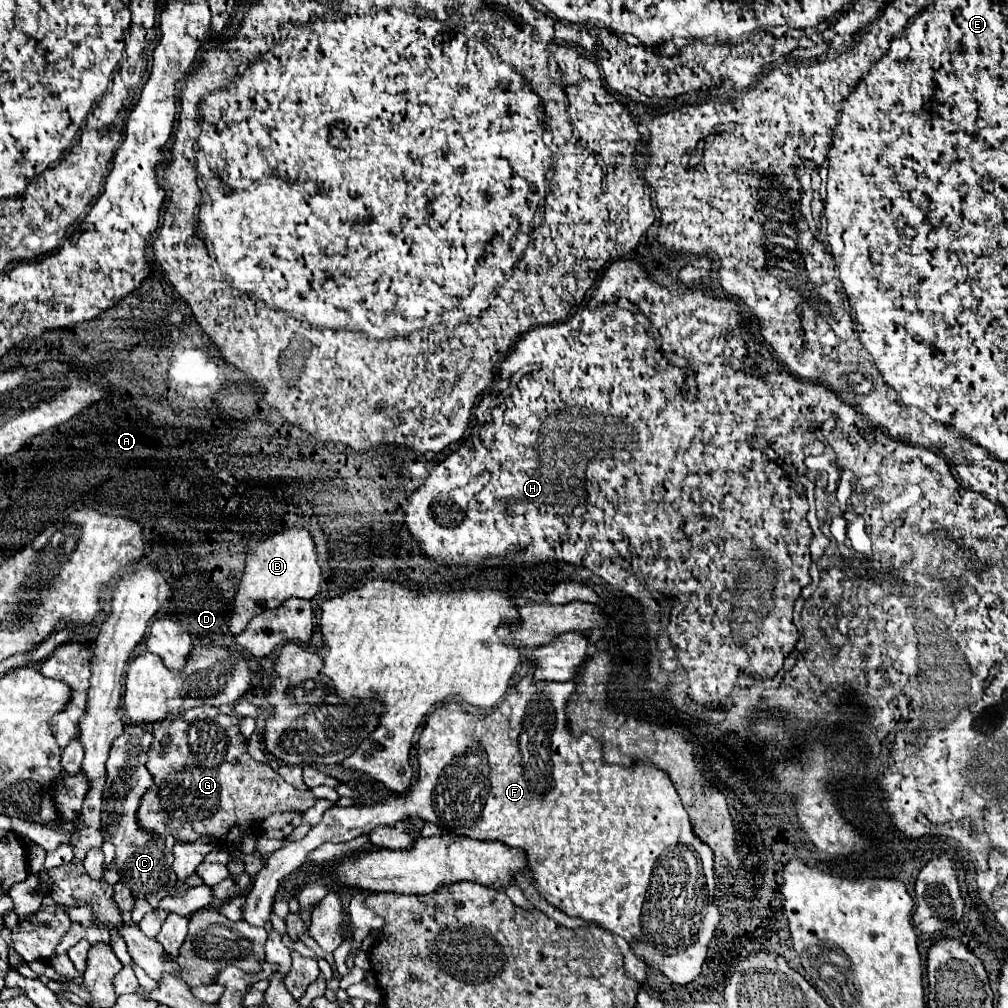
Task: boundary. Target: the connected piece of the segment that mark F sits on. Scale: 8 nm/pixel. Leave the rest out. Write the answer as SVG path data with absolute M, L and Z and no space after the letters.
M528 673L512 691L512 697L504 697L504 701L488 715L480 715L474 717L470 713L462 711L462 705L452 701L452 703L444 703L440 705L426 721L424 731L420 735L418 741L418 783L414 787L410 787L404 795L398 797L398 801L392 801L392 805L372 805L372 807L332 807L324 813L322 821L318 825L314 825L310 829L310 833L294 843L286 843L282 849L274 851L268 859L266 865L258 871L256 881L252 891L246 897L246 905L244 905L244 921L248 921L250 925L266 925L270 921L270 913L272 913L272 903L274 903L274 895L276 895L276 887L280 883L280 879L288 873L292 873L294 869L298 869L302 863L306 863L308 853L312 853L318 845L322 843L346 843L352 841L368 831L372 831L372 827L378 825L390 825L394 827L398 821L416 817L422 821L430 821L434 823L438 829L446 829L454 835L466 835L472 839L480 839L480 841L500 841L506 843L510 847L520 847L526 851L526 859L528 859L528 871L532 875L534 887L536 891L556 909L560 909L562 913L570 915L570 917L578 917L584 919L588 923L596 923L602 929L608 929L612 935L618 935L622 939L628 941L628 945L634 949L636 957L642 959L646 965L650 965L652 969L658 969L660 973L664 973L672 983L678 985L686 985L690 981L694 981L700 975L702 963L706 959L706 951L708 945L718 929L720 923L720 911L714 903L714 891L716 891L716 873L714 873L714 855L710 851L710 847L706 847L706 843L702 843L694 833L692 827L688 823L688 813L684 811L684 805L680 803L680 797L670 781L670 777L660 771L658 767L650 765L650 763L640 763L636 761L634 767L622 769L620 765L610 765L602 761L602 745L600 741L592 739L590 735L582 735L580 739L574 739L566 727L566 717L564 717L564 709L566 709L566 699L576 691L576 683L568 681L568 683L532 683L532 673Z

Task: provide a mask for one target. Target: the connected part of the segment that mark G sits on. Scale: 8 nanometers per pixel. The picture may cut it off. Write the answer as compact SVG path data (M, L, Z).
M194 707L152 725L154 743L146 767L154 775L154 785L140 803L140 827L158 835L172 833L182 843L210 835L218 845L234 847L242 835L256 835L258 825L272 813L306 811L318 801L310 789L298 791L268 763L254 761L238 723L234 715L224 715L216 707Z

